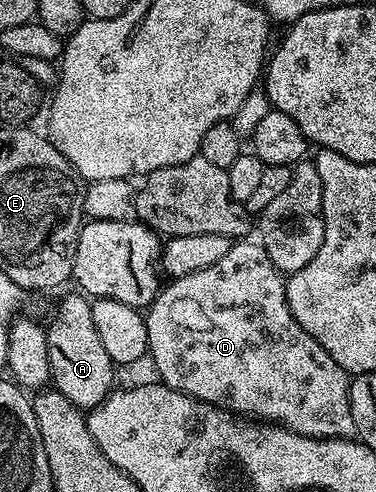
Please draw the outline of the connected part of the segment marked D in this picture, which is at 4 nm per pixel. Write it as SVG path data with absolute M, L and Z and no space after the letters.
M234 242L225 256L221 260L215 261L215 265L207 265L207 269L199 269L187 277L179 277L168 285L162 286L156 299L149 304L144 312L147 341L149 342L147 355L150 360L153 358L153 367L157 370L156 378L171 389L181 391L204 403L222 407L225 411L232 411L238 417L264 421L270 425L285 427L289 431L316 439L350 438L355 432L355 421L351 417L351 405L349 404L349 384L351 382L349 372L344 371L337 364L335 357L331 357L331 353L327 353L327 349L323 349L323 345L319 345L319 341L315 341L315 337L311 337L311 333L307 333L307 329L303 329L303 325L299 325L299 321L295 321L295 317L287 305L285 279L282 272L278 271L277 266L271 261L271 257L267 257L260 242L249 242Z

